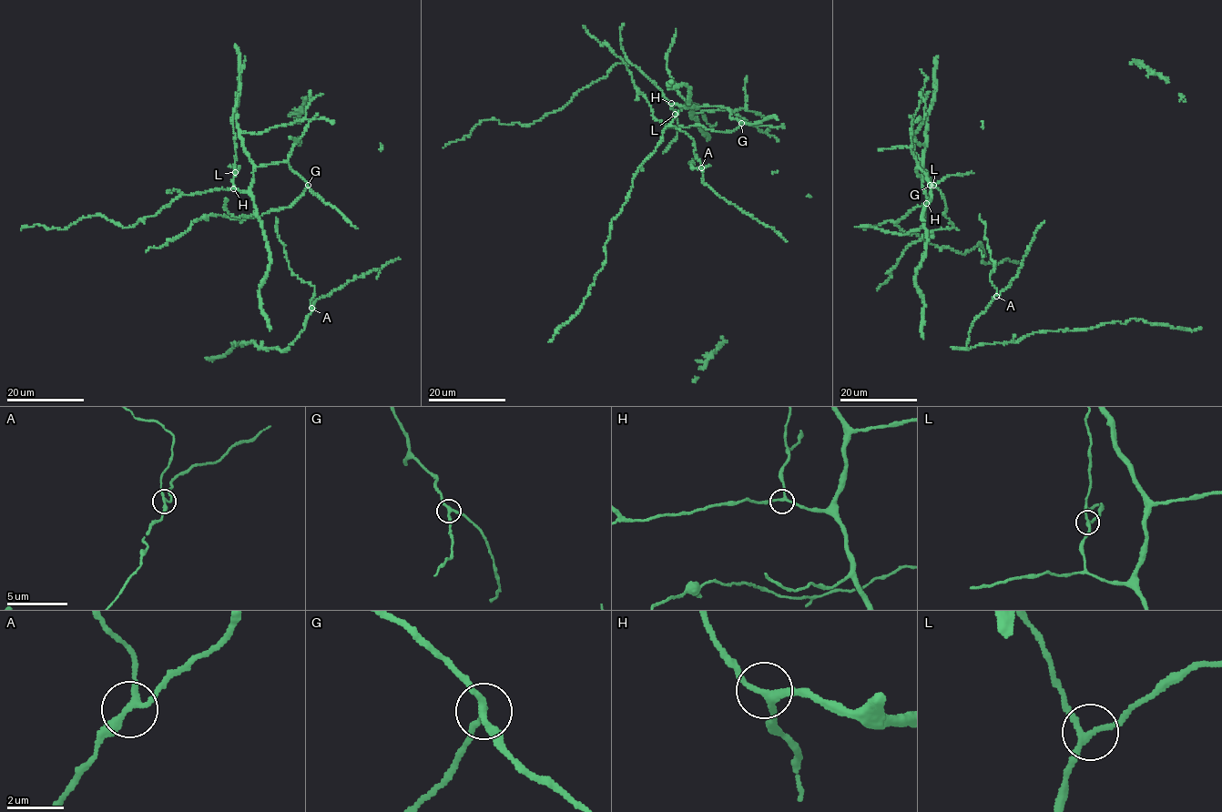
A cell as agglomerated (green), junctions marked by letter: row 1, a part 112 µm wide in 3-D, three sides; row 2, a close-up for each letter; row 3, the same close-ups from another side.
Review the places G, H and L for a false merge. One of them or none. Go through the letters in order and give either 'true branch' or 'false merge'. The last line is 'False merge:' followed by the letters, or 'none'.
G: true branch
H: true branch
L: true branch
False merge: none

